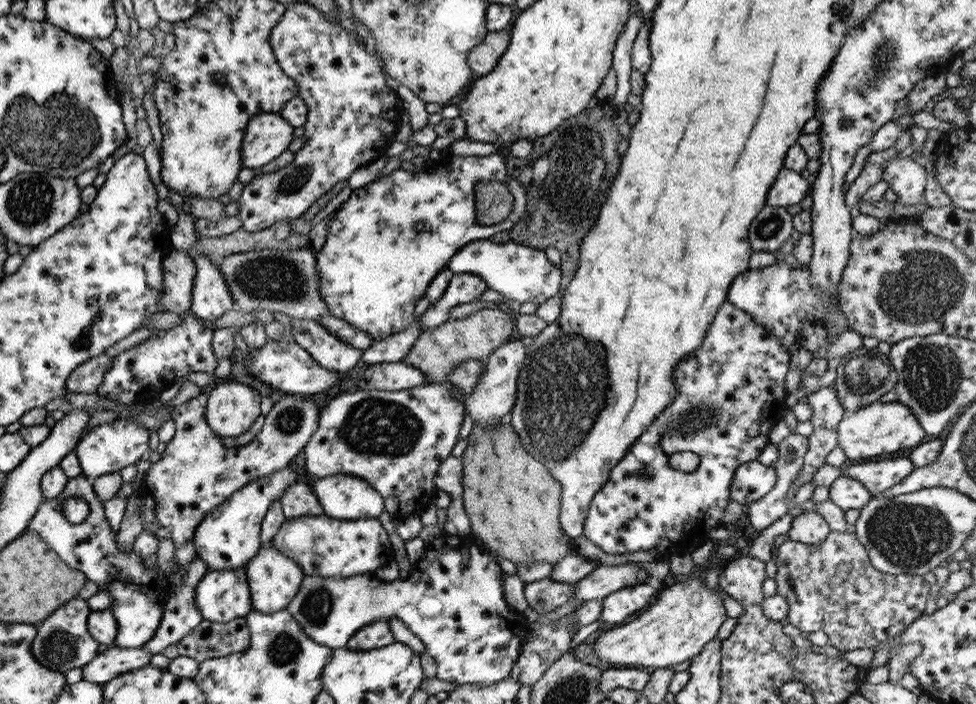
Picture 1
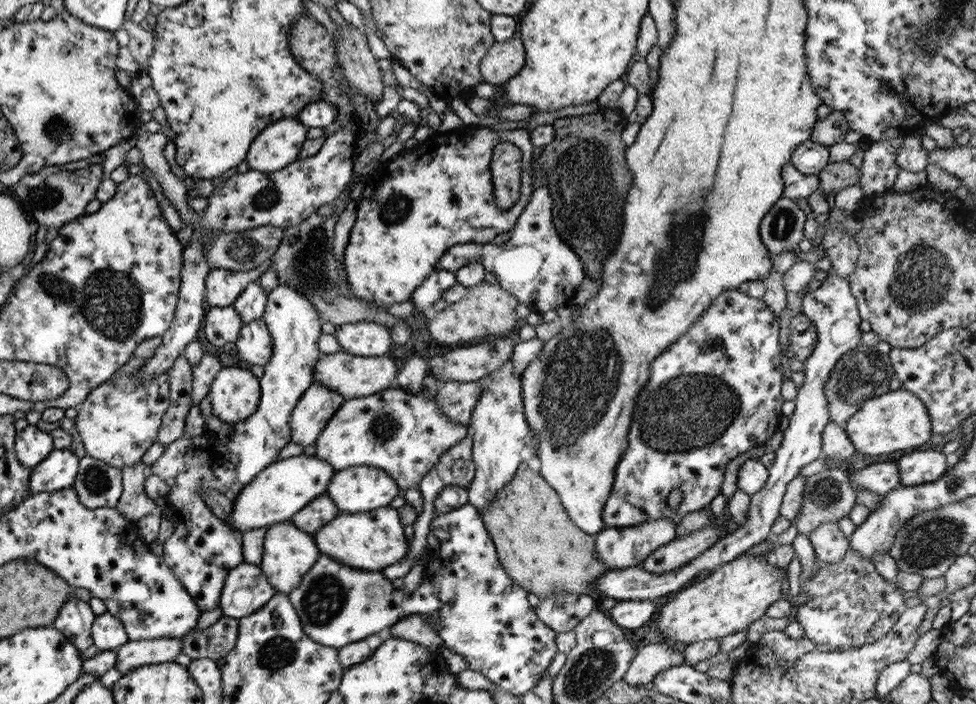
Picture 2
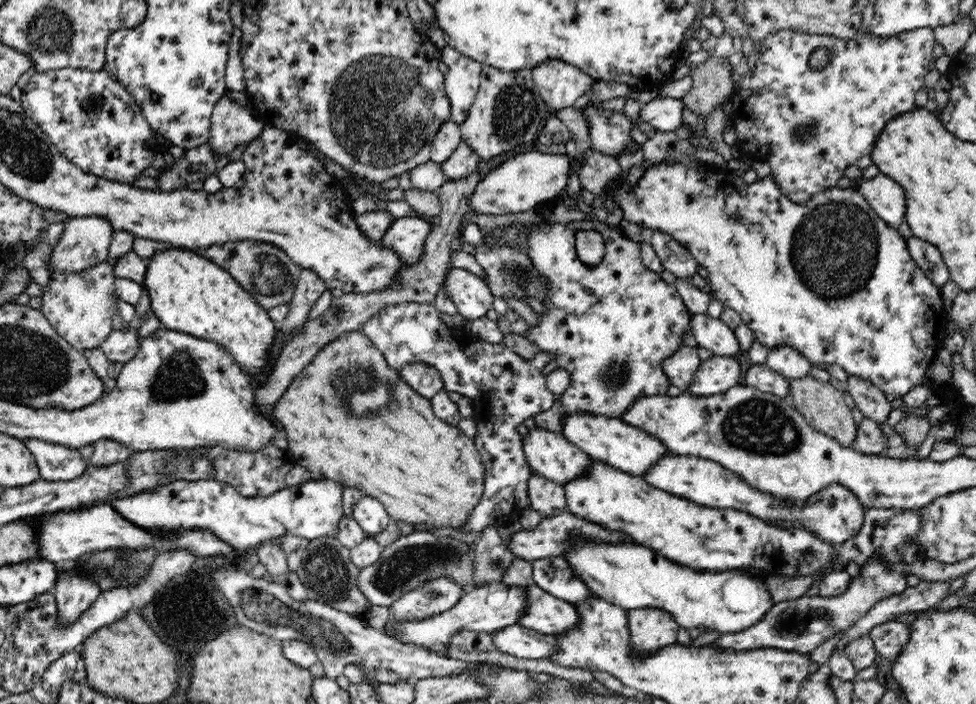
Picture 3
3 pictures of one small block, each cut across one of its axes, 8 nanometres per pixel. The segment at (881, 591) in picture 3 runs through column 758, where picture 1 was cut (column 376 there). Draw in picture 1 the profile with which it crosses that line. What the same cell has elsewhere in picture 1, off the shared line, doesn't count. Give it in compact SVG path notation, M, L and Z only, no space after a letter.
M377 621L356 630L346 642L346 649L354 651L373 650L394 641L387 622Z

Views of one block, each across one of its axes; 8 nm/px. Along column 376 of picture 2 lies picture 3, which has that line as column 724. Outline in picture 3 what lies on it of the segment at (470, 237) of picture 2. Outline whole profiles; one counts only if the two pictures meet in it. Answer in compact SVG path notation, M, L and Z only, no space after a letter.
M692 157L686 160L656 162L650 165L634 184L626 179L624 171L620 176L614 176L612 179L616 179L616 182L614 186L607 189L609 192L606 194L606 199L610 198L615 205L620 207L623 220L637 225L642 230L668 234L684 245L692 254L695 262L708 271L707 279L710 281L713 298L718 299L725 307L738 312L741 322L752 330L756 341L770 349L774 346L791 346L801 352L814 366L838 364L847 374L868 380L882 392L890 392L896 397L906 394L924 379L926 369L932 364L932 360L935 359L936 353L945 341L945 331L950 322L949 318L944 315L941 287L936 286L916 265L906 247L907 240L900 236L899 230L889 228L857 190L852 190L850 187L846 189L832 187L814 195L814 198L806 204L795 204L782 194L772 172L752 183L746 183L742 176L729 170L726 165L718 166L707 164L707 162L698 164Z

